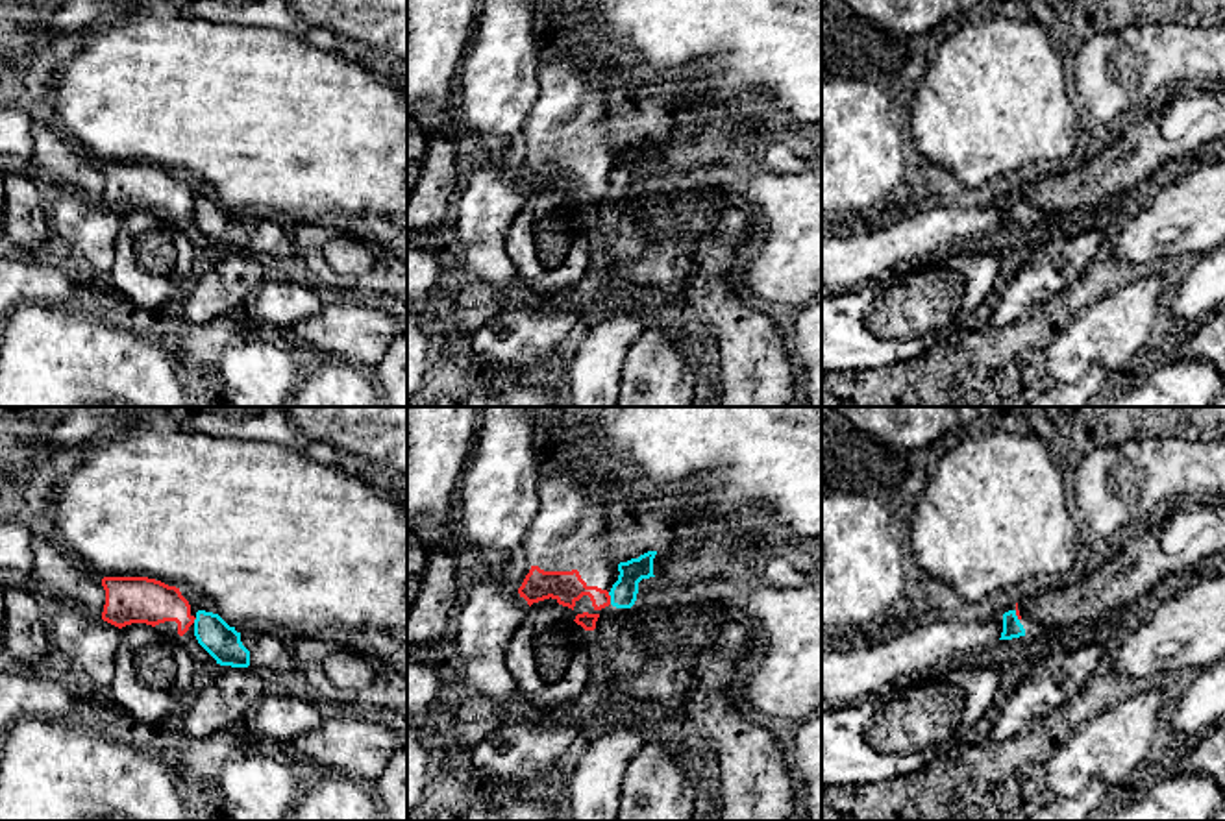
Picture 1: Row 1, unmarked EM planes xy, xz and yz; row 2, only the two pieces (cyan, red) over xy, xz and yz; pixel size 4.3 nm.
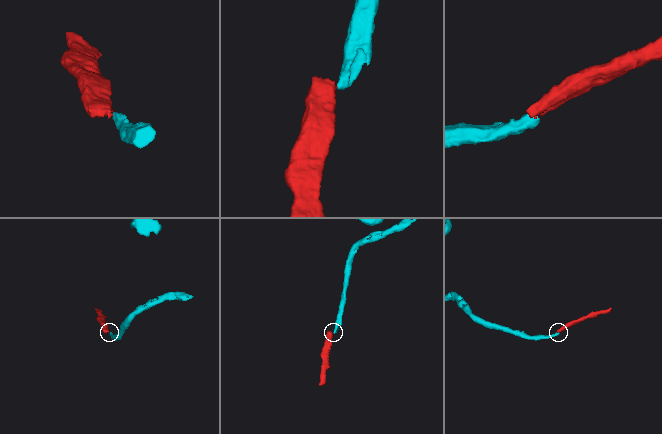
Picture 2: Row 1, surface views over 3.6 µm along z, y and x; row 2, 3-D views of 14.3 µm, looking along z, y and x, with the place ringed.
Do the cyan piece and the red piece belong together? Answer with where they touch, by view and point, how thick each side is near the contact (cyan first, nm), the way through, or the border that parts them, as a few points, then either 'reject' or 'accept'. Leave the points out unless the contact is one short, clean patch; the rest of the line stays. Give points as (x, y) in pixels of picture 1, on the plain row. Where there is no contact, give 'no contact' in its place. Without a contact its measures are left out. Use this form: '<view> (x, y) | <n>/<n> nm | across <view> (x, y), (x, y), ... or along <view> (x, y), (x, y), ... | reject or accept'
xz (611, 183) | 110/140 nm | along xz (607, 178), (611, 189) | reject

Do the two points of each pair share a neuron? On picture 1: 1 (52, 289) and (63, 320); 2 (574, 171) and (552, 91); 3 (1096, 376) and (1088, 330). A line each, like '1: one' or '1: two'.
1: two
2: one
3: two

